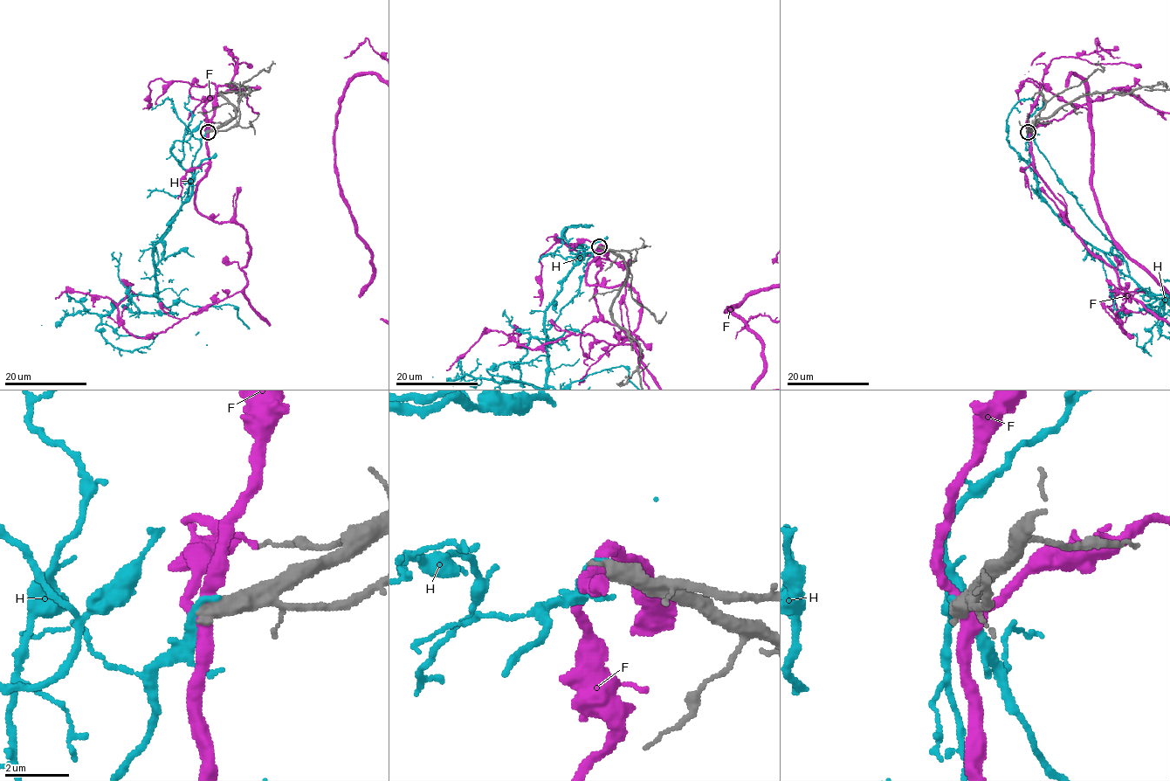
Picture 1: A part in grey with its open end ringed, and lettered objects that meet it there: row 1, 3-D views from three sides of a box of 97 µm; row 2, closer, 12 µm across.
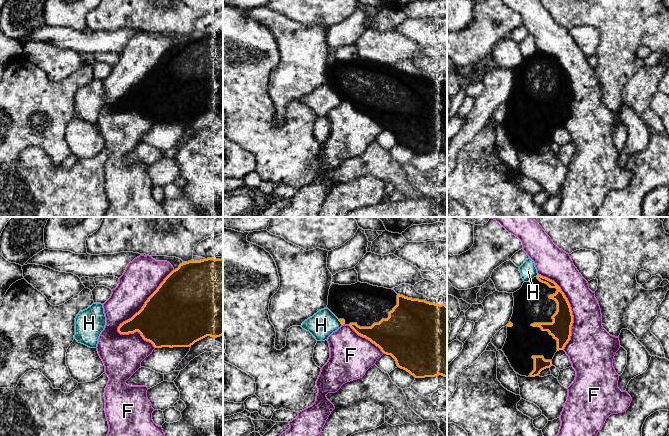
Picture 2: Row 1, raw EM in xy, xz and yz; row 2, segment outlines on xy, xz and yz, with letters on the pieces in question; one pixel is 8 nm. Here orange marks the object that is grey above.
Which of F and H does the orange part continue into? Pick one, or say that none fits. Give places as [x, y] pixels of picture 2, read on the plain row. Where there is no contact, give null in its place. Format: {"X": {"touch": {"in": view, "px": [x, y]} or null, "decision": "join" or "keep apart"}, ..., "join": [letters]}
{"F": {"touch": {"in": "xy", "px": [144, 80]}, "decision": "keep apart"}, "H": {"touch": {"in": "yz", "px": [537, 51]}, "decision": "keep apart"}, "join": []}

